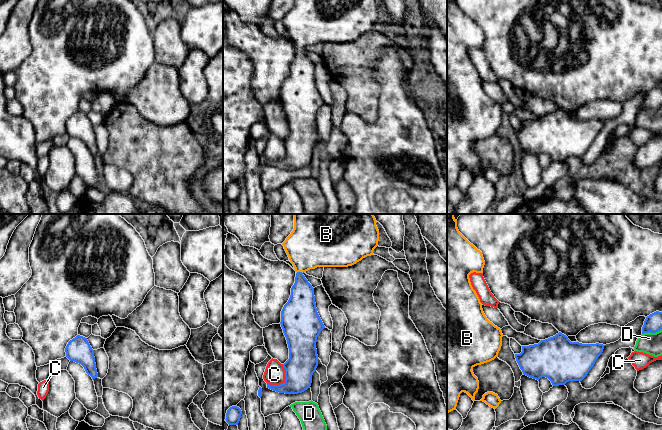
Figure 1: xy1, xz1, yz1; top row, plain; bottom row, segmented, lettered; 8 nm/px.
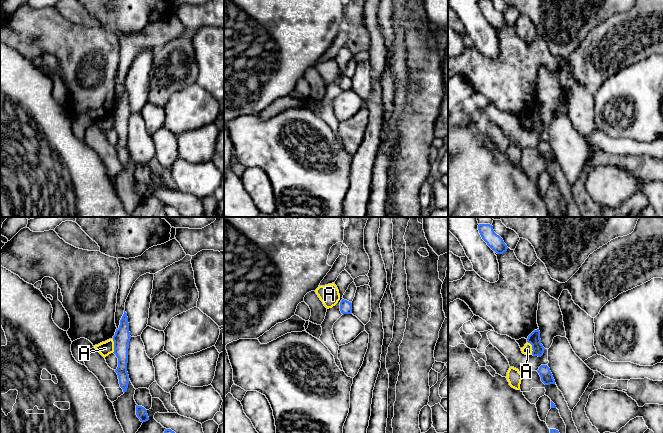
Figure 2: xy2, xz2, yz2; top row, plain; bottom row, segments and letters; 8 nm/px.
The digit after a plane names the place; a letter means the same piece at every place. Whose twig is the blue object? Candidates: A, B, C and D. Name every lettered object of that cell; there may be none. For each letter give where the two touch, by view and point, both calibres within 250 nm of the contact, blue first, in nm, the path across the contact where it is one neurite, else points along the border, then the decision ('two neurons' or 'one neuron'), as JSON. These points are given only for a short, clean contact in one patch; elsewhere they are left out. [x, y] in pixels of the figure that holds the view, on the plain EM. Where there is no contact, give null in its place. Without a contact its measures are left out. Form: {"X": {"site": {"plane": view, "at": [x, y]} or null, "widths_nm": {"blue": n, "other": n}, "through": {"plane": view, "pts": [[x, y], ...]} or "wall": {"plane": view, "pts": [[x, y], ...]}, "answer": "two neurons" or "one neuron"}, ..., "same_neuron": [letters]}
{"A": {"site": {"plane": "yz2", "at": [532, 124]}, "widths_nm": {"blue": 100, "other": 80}, "answer": "two neurons"}, "B": {"site": {"plane": "xz1", "at": [299, 48]}, "widths_nm": {"blue": 220, "other": 360}, "through": {"plane": "xz1", "pts": [[301, 79], [299, 48], [299, 43], [309, 22]]}, "answer": "one neuron"}, "C": {"site": {"plane": "xz1", "at": [285, 157]}, "widths_nm": {"blue": 240, "other": 170}, "answer": "two neurons"}, "D": {"site": {"plane": "yz1", "at": [651, 108]}, "widths_nm": {"blue": 140, "other": 180}, "answer": "two neurons"}, "same_neuron": ["B"]}

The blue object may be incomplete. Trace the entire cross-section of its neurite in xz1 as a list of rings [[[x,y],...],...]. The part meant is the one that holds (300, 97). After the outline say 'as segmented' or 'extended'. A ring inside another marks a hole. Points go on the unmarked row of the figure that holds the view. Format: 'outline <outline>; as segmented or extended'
outline [[[294,0],[291,10],[282,19],[296,49],[288,78],[281,87],[281,103],[289,124],[289,135],[283,140],[285,158],[267,160],[267,164],[285,170],[298,170],[310,164],[312,151],[318,142],[317,113],[325,104],[316,84],[314,64],[303,51],[317,43],[348,43],[373,31],[378,22],[376,0]]]; extended

